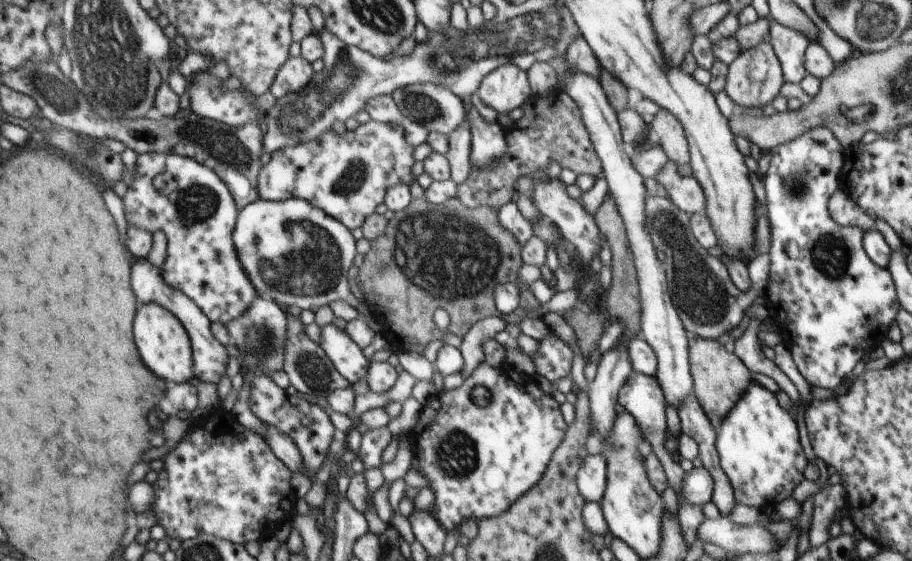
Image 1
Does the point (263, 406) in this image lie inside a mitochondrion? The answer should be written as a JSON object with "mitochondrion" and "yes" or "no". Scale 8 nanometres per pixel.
{"mitochondrion":"no"}

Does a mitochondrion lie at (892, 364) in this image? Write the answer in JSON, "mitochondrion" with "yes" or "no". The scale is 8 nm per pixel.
{"mitochondrion":"no"}

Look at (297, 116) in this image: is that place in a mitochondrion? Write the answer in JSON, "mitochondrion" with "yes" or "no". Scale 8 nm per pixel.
{"mitochondrion":"yes"}

